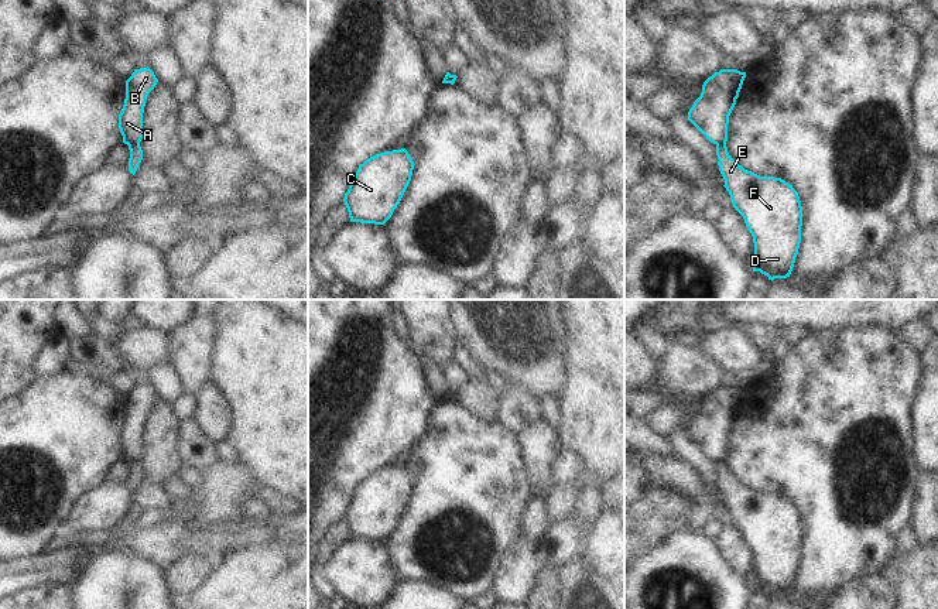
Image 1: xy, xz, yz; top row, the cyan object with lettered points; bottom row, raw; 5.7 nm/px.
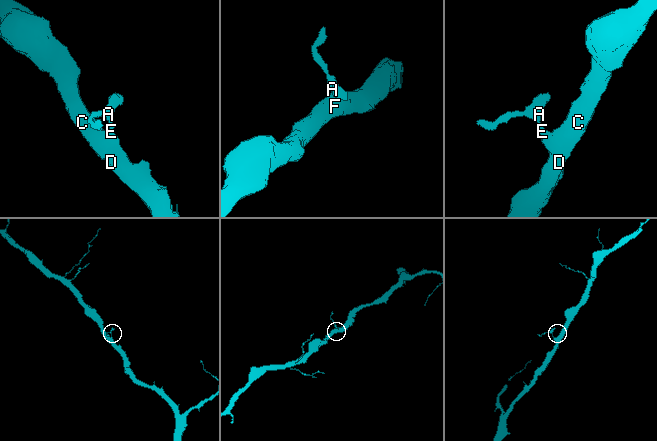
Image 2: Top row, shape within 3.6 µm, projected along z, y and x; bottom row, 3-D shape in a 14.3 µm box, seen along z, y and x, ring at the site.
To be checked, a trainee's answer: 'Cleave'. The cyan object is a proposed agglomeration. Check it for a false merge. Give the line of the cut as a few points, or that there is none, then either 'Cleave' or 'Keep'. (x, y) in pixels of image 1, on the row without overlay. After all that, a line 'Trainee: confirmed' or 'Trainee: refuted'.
Split along xy (139, 461), (129, 462). Cleave
Trainee: confirmed

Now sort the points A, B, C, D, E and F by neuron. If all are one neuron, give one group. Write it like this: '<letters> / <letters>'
A B / C D E F

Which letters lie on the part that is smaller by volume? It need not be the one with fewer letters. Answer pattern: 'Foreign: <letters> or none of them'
Foreign: A, B

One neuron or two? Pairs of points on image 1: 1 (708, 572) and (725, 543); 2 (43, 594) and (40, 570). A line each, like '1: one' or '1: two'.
1: two
2: two

